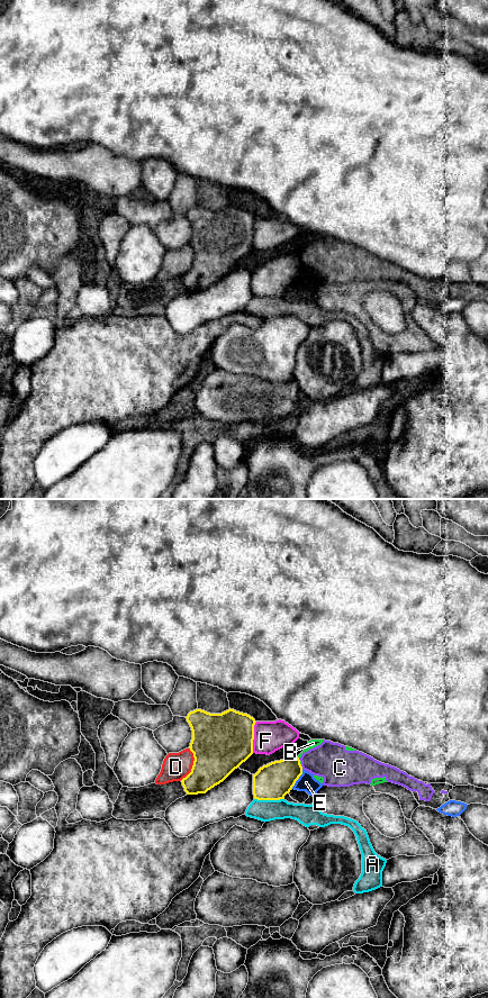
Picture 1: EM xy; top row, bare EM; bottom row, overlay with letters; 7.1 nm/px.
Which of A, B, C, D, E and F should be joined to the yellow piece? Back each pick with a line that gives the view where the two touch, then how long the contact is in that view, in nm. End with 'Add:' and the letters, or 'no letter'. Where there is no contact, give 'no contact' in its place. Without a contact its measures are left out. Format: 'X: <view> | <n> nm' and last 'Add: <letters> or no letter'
Add: no letter

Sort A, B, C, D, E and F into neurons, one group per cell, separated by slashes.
A / B C / D / E / F

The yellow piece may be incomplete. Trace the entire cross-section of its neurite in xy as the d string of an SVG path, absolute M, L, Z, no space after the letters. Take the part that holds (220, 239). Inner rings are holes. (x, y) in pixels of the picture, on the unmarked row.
M201 206L190 208L186 214L192 227L190 247L193 250L191 269L181 276L187 291L206 290L223 279L235 265L253 251L255 216L247 210L228 206L210 210Z

